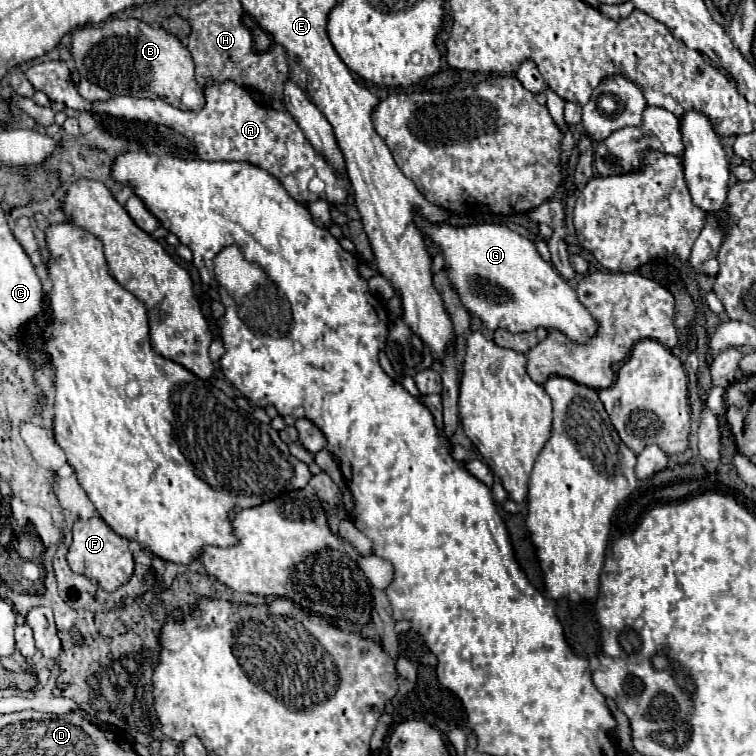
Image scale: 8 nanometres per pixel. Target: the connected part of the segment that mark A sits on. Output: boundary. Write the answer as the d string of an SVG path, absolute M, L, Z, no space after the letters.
M64 61L38 63L26 69L28 81L36 91L44 91L50 101L64 103L66 107L78 111L98 111L124 119L154 121L158 125L172 127L174 131L188 137L196 153L206 161L248 161L268 173L272 173L284 189L298 201L308 205L310 201L324 199L332 205L344 203L350 191L346 177L338 177L326 159L314 151L314 147L304 137L298 123L290 117L288 111L276 111L270 107L260 107L246 89L238 87L232 81L206 87L206 105L202 111L182 111L168 105L162 99L140 99L140 97L112 97L104 103L88 103L74 91L74 83L68 77L68 67Z

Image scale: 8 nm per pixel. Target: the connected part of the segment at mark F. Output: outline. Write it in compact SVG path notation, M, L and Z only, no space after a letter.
M102 519L76 521L72 527L72 545L68 549L68 565L74 573L96 581L104 591L116 591L130 581L134 571L134 557L128 549L128 541L116 535Z

